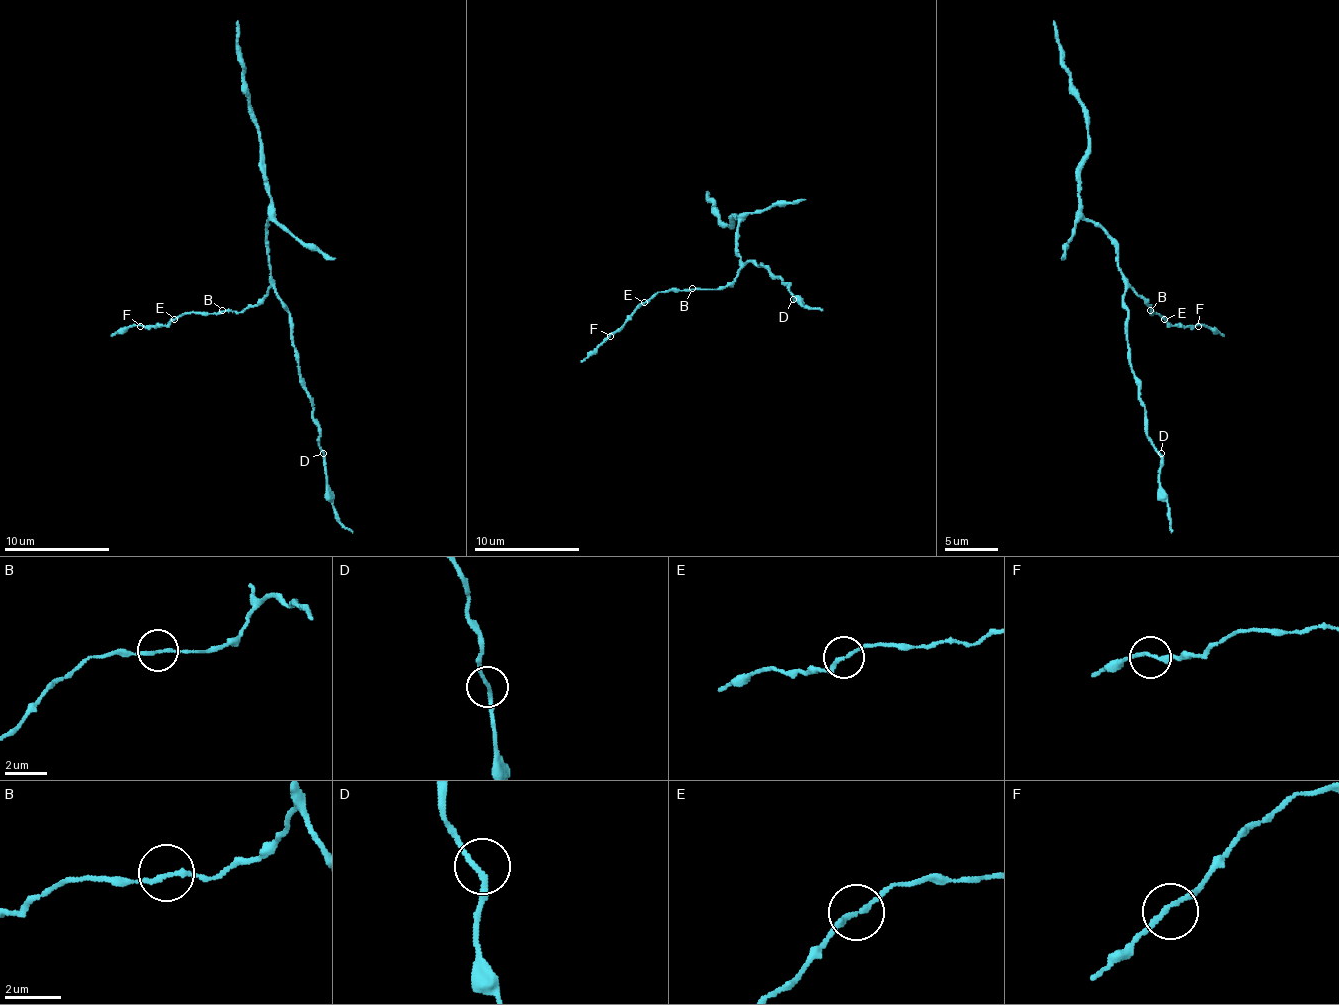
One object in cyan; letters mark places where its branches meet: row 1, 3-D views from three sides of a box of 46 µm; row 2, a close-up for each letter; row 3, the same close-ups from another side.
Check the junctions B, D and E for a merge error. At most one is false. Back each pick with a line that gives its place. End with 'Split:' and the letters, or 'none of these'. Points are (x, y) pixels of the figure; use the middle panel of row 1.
Split: none of these

